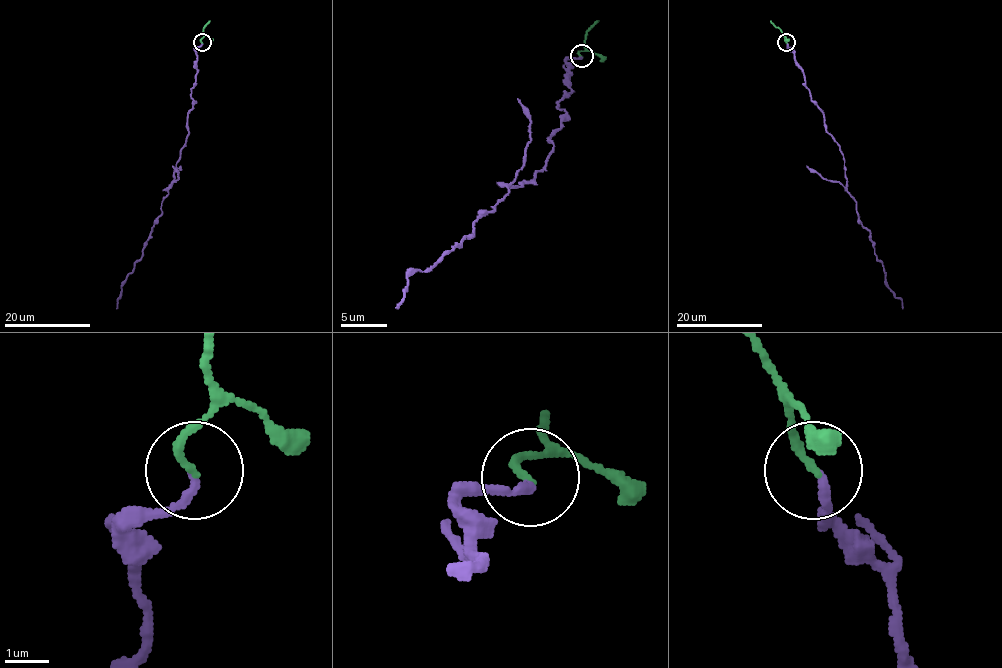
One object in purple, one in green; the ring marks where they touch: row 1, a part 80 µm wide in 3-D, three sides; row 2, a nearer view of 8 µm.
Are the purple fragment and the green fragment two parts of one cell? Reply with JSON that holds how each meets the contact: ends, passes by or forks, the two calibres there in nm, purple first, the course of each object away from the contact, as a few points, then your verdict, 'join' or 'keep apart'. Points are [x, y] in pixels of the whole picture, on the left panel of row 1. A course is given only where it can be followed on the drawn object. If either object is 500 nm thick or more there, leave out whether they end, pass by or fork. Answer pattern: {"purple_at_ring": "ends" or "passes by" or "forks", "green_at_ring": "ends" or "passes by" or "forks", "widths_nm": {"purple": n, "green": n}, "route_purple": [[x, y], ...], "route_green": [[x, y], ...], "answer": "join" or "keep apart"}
{"purple_at_ring": "ends", "green_at_ring": "ends", "widths_nm": {"purple": 190, "green": 180}, "route_purple": [[201, 42], [196, 49], [189, 134], [162, 202], [162, 213], [152, 226], [143, 255], [121, 287], [116, 309]], "route_green": [[201, 42], [204, 27], [210, 21]], "answer": "join"}

